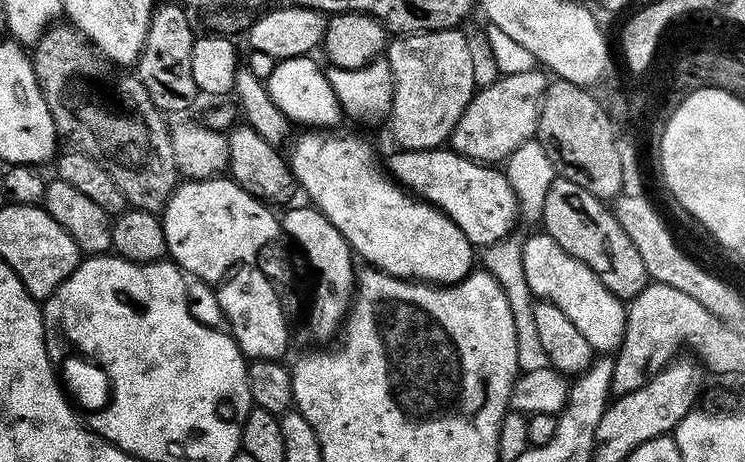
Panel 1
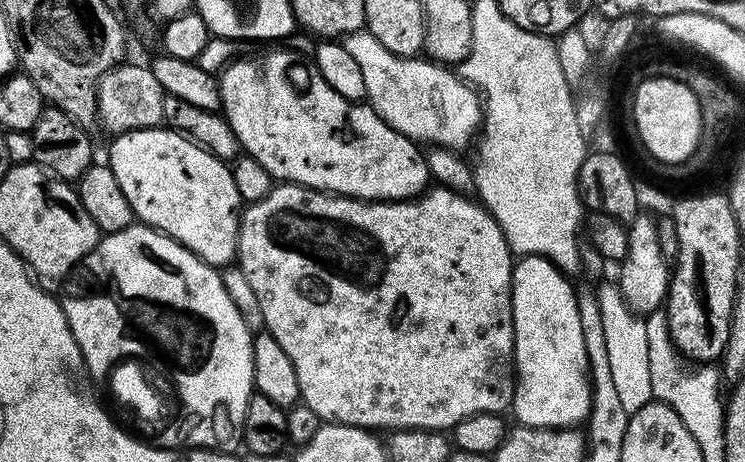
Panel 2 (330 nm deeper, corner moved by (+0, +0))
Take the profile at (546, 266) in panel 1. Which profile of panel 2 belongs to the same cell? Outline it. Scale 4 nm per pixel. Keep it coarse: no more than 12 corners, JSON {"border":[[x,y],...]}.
{"border":[[342,43],[367,103],[403,136],[464,150],[481,93],[451,67]]}

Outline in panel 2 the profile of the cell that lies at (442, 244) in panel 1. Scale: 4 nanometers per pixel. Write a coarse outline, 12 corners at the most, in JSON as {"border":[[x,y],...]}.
{"border":[[294,53],[218,81],[277,181],[369,202],[429,187],[417,141]]}

